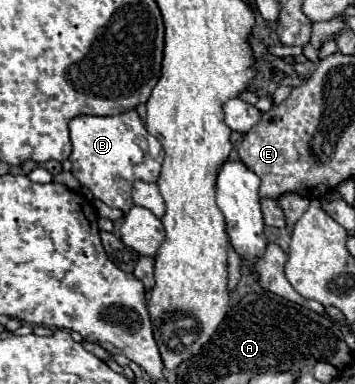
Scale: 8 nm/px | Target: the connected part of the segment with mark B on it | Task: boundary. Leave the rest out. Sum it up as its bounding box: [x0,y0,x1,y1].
[70,110,162,214]

